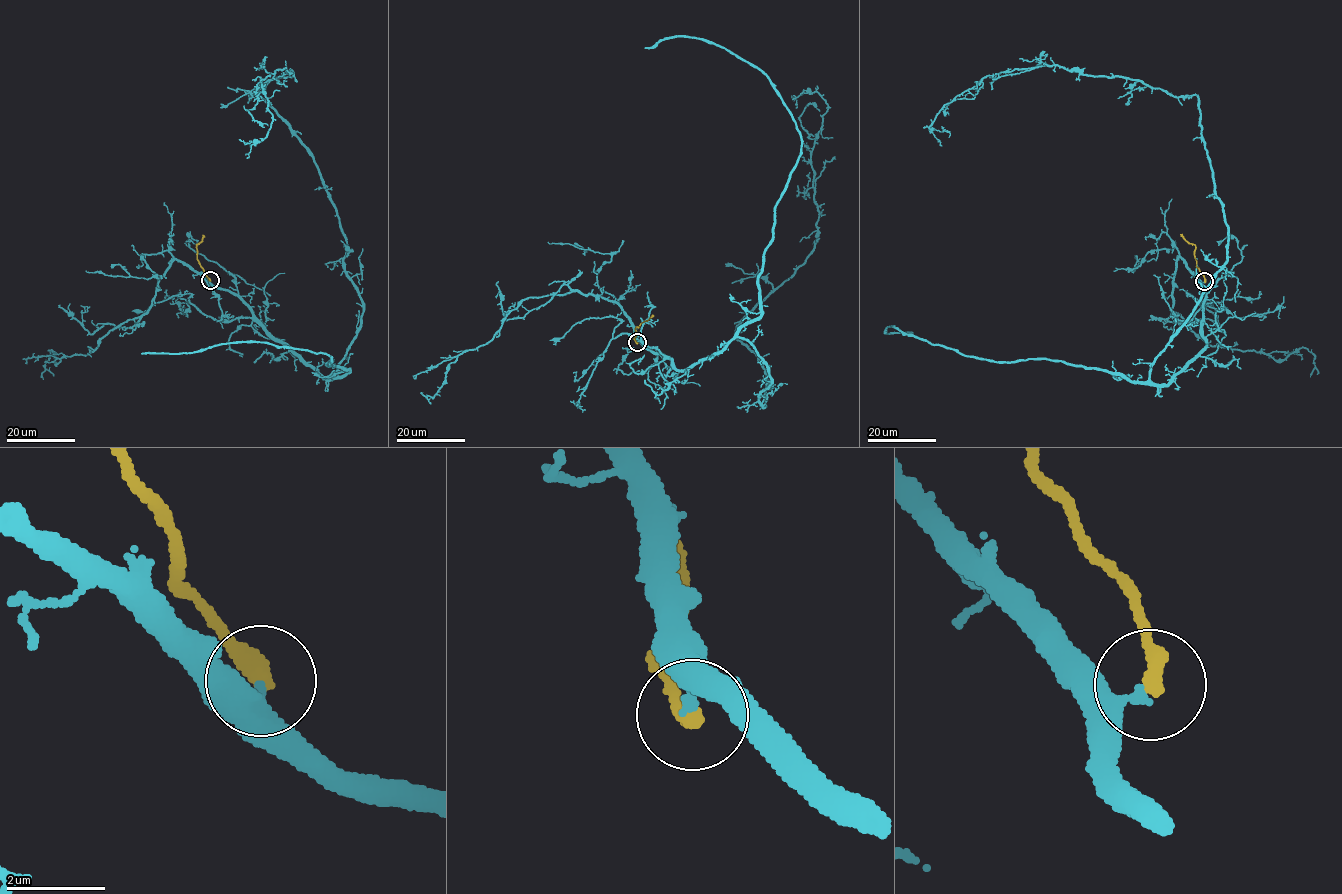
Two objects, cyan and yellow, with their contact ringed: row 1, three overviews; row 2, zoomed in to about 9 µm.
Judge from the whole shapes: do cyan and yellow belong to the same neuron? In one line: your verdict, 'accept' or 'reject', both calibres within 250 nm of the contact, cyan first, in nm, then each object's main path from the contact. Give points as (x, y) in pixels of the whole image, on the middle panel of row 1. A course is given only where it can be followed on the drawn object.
reject; calibres 320 and 400 nm; course cyan (637, 342), (688, 370), (742, 339), (766, 407), (736, 327), (817, 235), (828, 108), (816, 91), (797, 107); course yellow (637, 343), (636, 327), (652, 314)

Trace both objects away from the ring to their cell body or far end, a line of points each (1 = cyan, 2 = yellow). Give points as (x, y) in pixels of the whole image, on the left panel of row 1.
1: (210, 280), (334, 375), (363, 308), (346, 238), (248, 93), (284, 68), (251, 148)
2: (210, 280), (197, 257), (196, 245), (203, 235)

